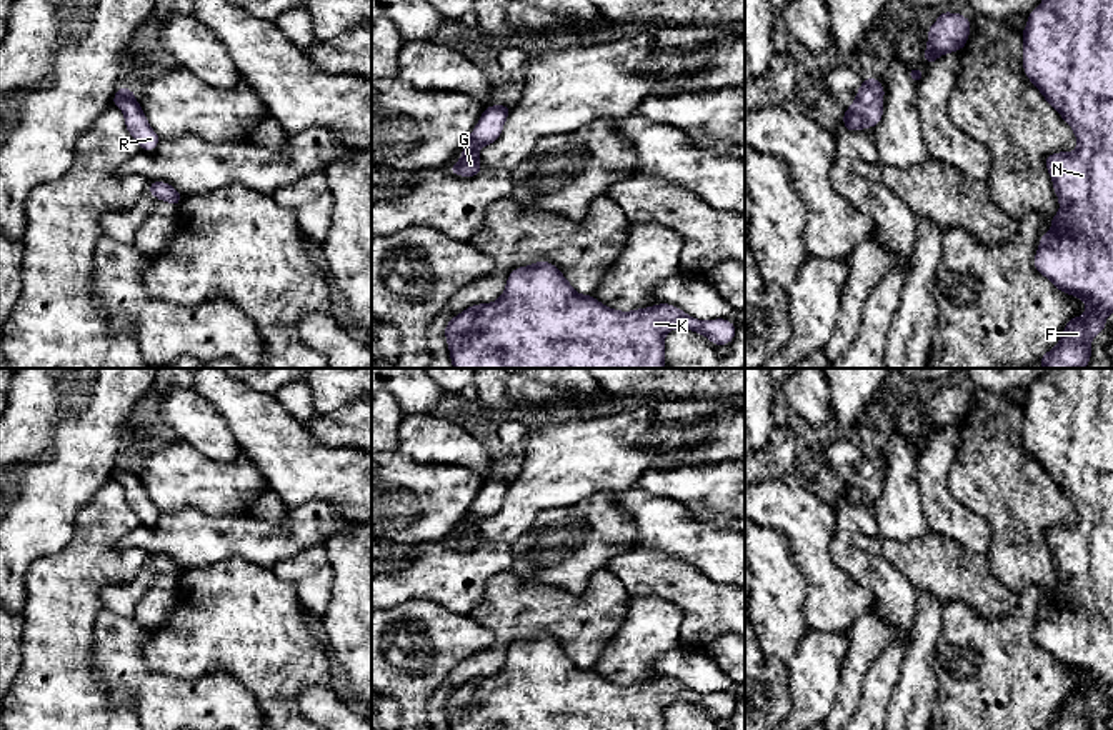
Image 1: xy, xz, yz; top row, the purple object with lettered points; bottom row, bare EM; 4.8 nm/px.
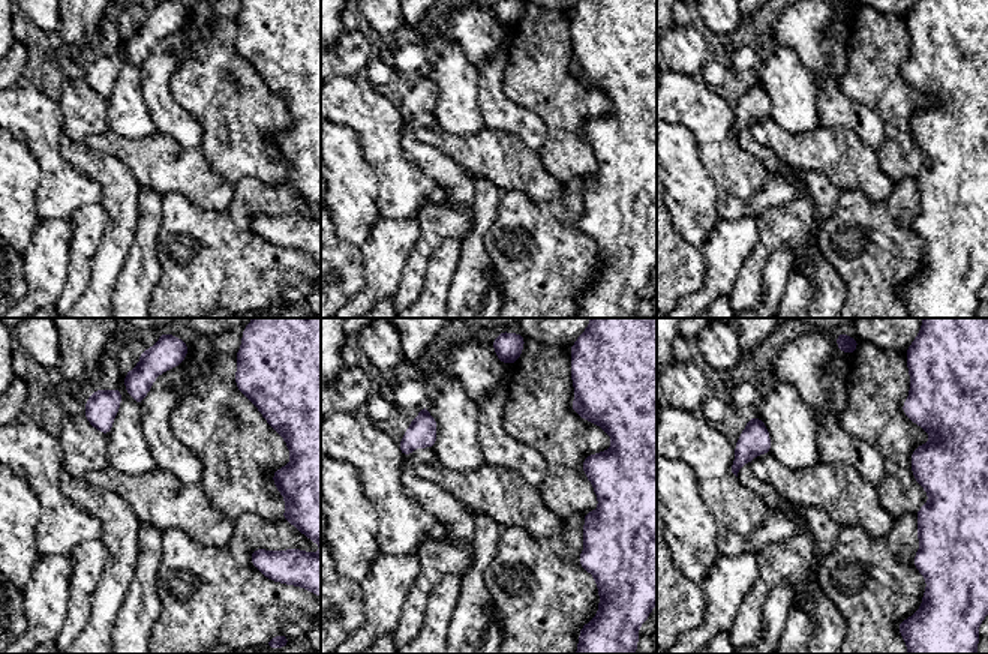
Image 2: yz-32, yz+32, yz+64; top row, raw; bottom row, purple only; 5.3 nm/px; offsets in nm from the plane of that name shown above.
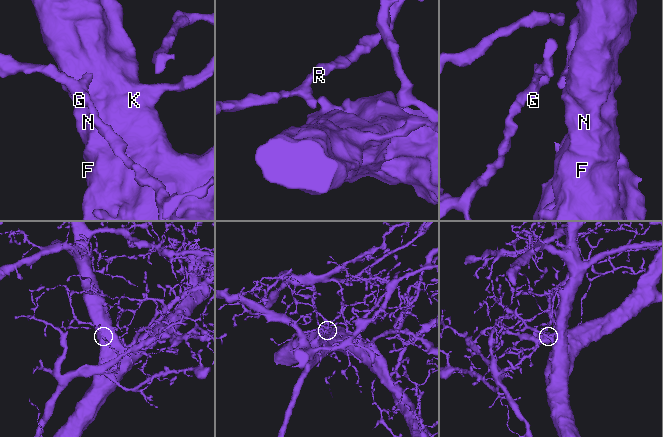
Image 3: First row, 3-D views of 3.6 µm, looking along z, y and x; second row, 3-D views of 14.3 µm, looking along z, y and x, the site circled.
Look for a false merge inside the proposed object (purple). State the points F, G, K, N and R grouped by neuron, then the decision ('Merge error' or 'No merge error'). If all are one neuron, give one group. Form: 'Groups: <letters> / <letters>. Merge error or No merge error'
Groups: F G K N R. No merge error

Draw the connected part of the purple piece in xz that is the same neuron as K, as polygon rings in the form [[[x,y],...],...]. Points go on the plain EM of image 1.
[[[550,635],[515,642],[503,668],[465,682],[445,700],[450,730],[665,730],[665,708],[675,702],[698,705],[728,718],[736,700],[726,692],[696,693],[670,677],[631,685],[613,683],[593,668],[580,668]]]

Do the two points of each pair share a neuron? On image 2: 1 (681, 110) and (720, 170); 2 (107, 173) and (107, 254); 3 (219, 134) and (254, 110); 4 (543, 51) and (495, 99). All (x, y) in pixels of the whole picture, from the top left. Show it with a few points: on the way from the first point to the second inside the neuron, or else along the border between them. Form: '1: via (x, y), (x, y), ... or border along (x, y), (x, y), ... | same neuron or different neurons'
1: via (696, 123), (715, 143), (720, 155) | same neuron
2: via (119, 192), (119, 234) | same neuron
3: via (228, 132), (245, 116) | same neuron
4: border along (508, 54), (502, 89), (513, 101), (531, 111) | different neurons

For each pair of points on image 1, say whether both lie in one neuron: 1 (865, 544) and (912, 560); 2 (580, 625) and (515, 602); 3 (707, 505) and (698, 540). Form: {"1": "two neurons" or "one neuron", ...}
{"1": "one neuron", "2": "one neuron", "3": "two neurons"}

